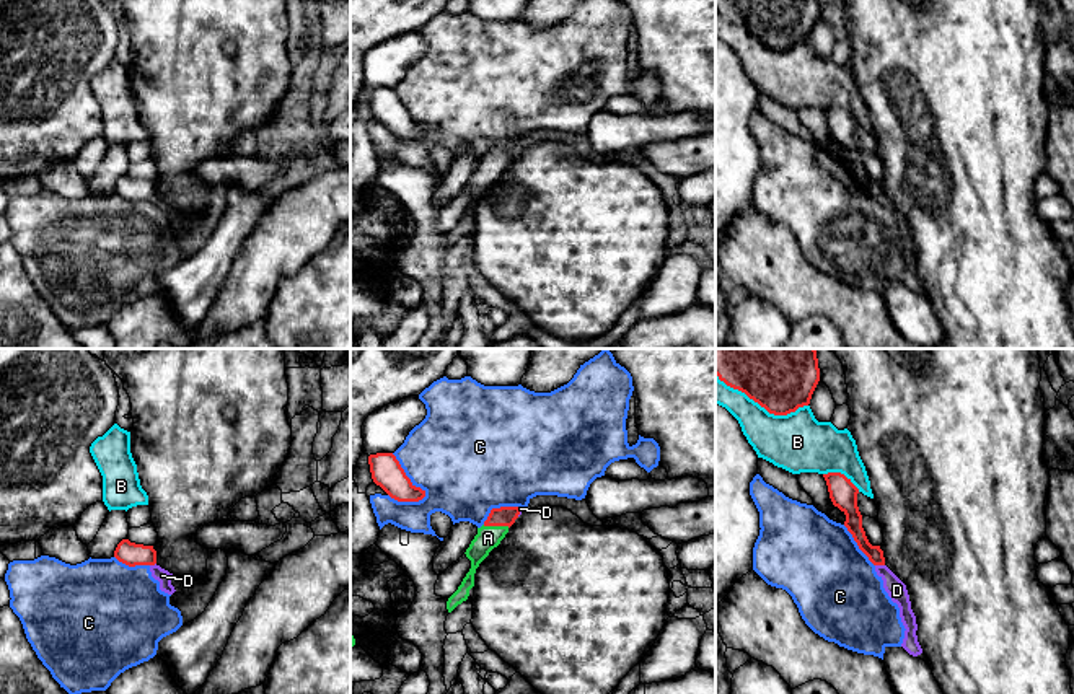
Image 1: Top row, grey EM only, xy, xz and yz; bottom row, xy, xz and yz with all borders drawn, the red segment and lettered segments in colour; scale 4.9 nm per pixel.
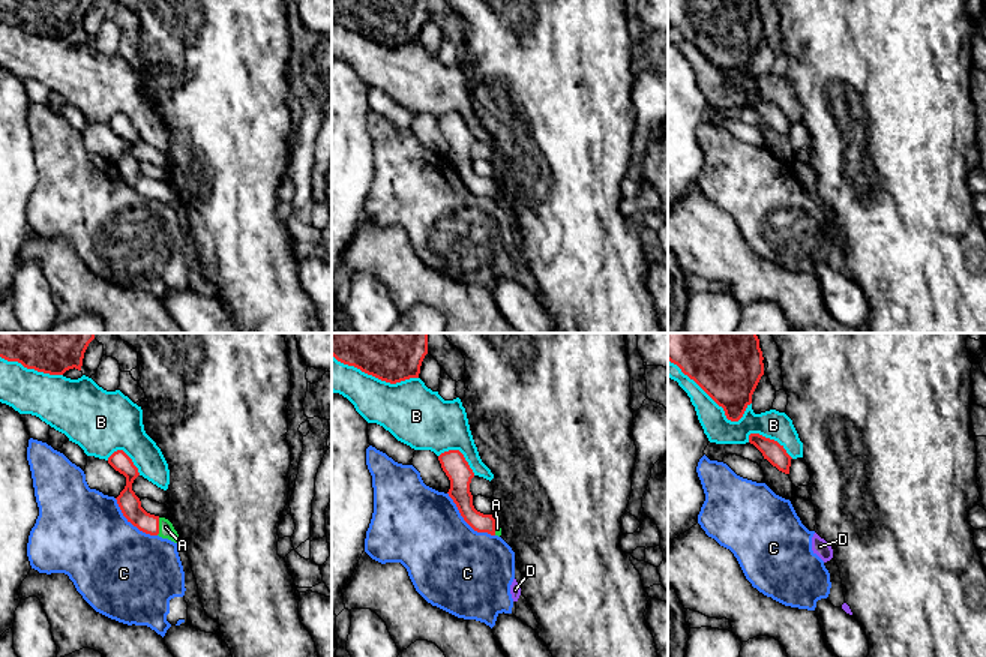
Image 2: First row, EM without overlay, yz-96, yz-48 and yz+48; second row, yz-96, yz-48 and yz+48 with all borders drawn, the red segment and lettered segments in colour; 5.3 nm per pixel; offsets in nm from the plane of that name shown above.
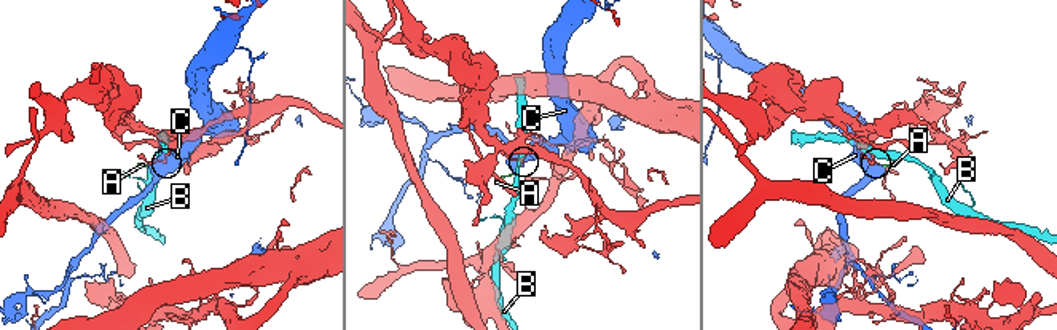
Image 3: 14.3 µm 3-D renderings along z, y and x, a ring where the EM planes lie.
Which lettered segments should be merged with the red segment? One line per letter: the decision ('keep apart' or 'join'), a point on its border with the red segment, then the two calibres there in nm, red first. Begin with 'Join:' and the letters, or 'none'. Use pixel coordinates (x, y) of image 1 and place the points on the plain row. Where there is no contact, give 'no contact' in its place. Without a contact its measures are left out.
Join: A
A: join; contact xz (496, 160); calibres 100 and 120 nm
B: keep apart; contact yz (761, 41); calibres 240 and 300 nm
C: keep apart; contact xz (408, 113); calibres 150 and 440 nm
D: keep apart; contact yz (880, 199); calibres 80 and 100 nm

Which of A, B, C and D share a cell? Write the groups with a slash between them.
A / B / C D

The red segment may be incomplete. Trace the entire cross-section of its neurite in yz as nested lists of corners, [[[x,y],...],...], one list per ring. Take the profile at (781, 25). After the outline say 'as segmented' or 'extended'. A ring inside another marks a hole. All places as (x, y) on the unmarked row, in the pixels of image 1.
[[[715,0],[715,10],[774,51],[808,41],[820,16],[818,0]]]; as segmented

